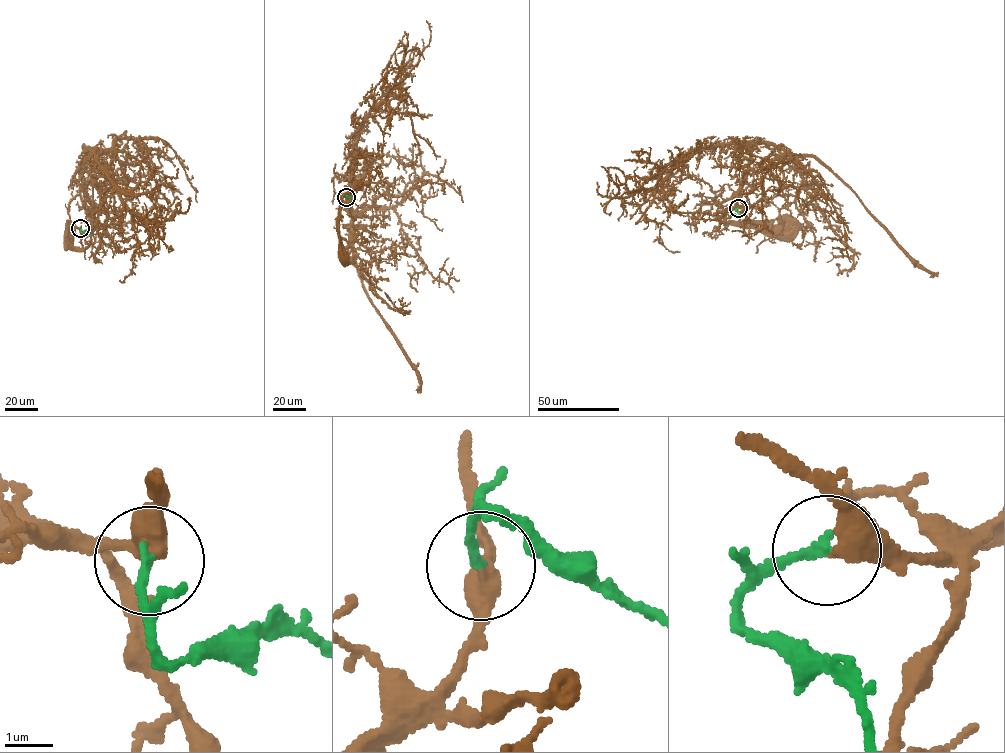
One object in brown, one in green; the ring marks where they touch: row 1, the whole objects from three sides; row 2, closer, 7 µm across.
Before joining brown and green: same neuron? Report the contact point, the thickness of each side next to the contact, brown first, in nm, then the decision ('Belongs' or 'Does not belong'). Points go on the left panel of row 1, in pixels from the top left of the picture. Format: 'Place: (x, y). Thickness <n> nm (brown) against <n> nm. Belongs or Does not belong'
Place: (80, 228). Thickness 400 nm (brown) against 190 nm. Belongs

